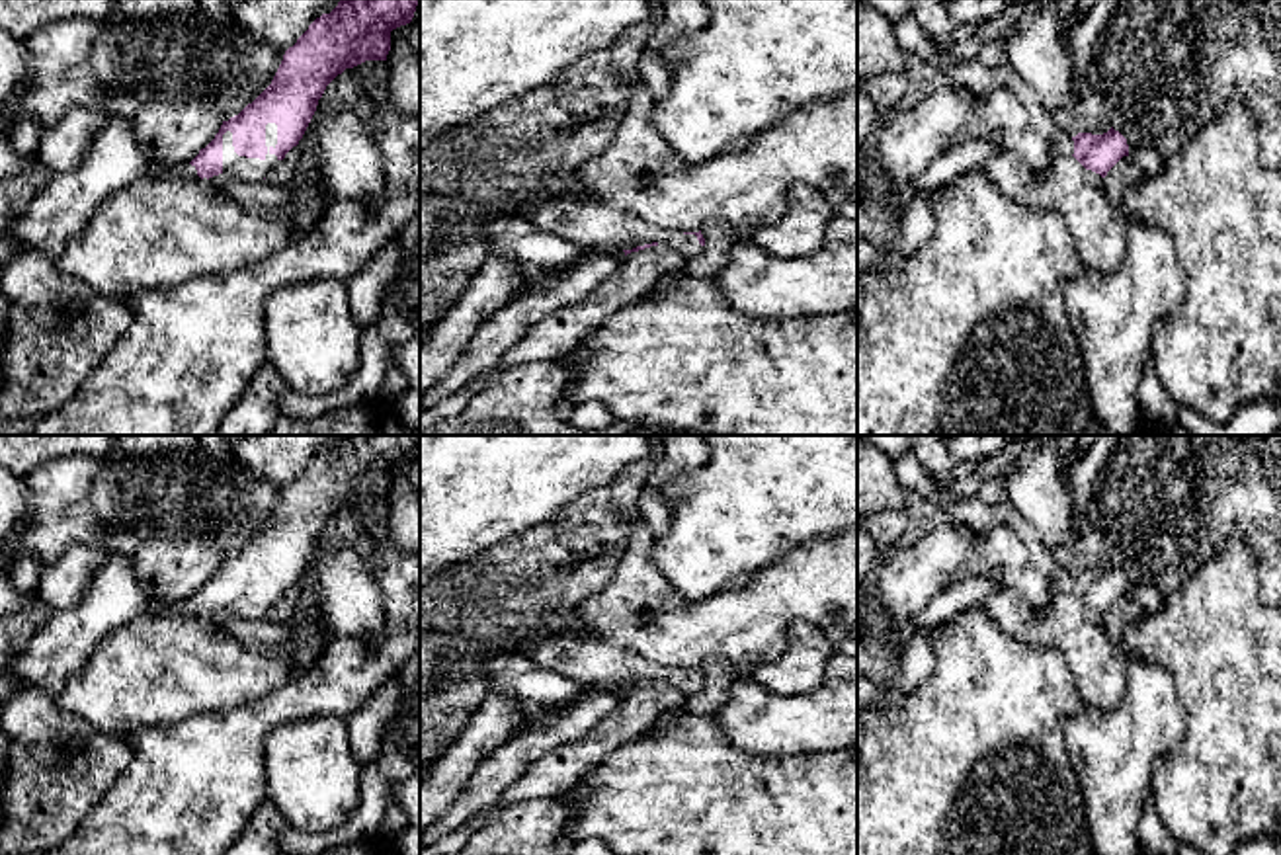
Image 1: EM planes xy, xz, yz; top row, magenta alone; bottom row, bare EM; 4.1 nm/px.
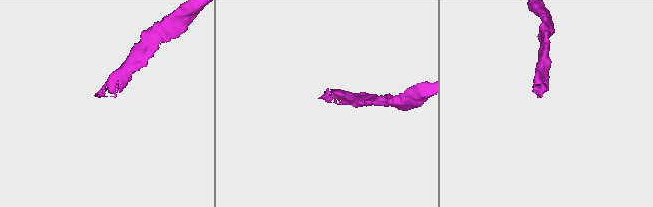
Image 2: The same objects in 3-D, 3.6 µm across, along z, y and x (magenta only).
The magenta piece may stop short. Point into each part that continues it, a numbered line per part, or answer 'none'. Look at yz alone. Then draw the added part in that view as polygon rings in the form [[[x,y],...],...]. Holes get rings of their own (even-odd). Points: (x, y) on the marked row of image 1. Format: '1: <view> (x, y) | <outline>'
1: yz (1063, 143) | [[[1056,131],[1054,139],[1051,141],[1054,154],[1072,156],[1074,154],[1074,141],[1068,133]]]

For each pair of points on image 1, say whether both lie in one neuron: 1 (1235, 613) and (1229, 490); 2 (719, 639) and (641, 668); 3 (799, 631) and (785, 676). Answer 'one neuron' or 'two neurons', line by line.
1: two neurons
2: two neurons
3: one neuron

